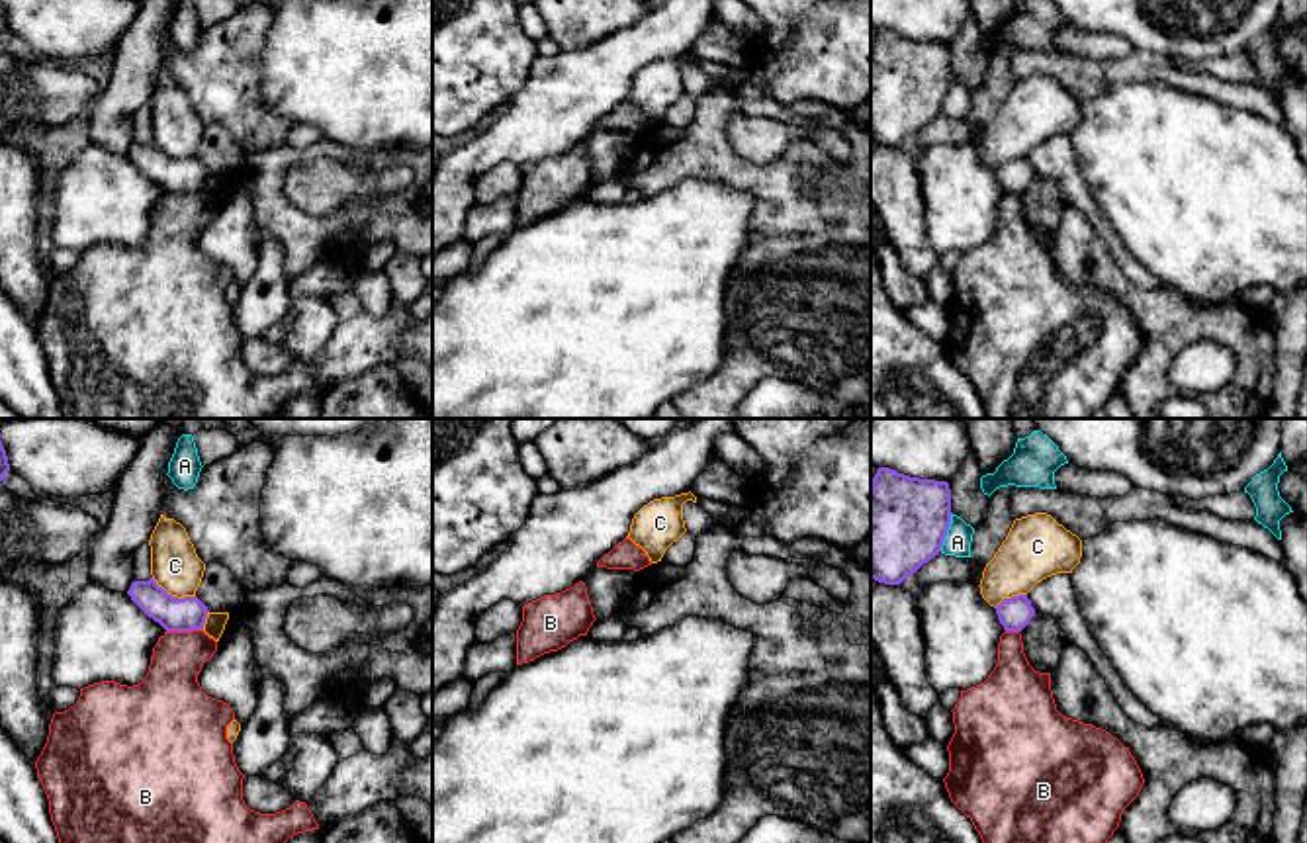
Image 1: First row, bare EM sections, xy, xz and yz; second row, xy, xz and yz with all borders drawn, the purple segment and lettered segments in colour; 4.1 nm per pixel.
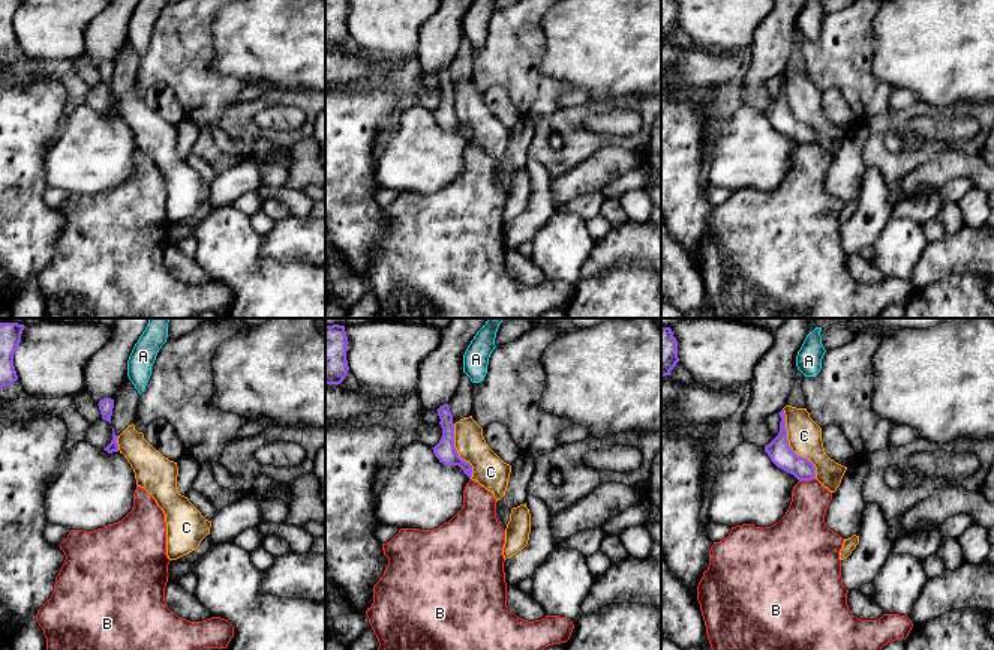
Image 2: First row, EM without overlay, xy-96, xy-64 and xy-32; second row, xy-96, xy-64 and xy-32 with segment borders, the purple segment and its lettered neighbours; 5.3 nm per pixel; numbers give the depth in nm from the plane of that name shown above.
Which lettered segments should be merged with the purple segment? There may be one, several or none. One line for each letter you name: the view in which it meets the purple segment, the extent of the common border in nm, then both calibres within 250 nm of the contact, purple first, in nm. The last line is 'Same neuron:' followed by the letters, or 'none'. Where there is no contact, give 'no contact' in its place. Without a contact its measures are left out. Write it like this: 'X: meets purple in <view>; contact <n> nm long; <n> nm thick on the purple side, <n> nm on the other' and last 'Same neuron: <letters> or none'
Same neuron: none

